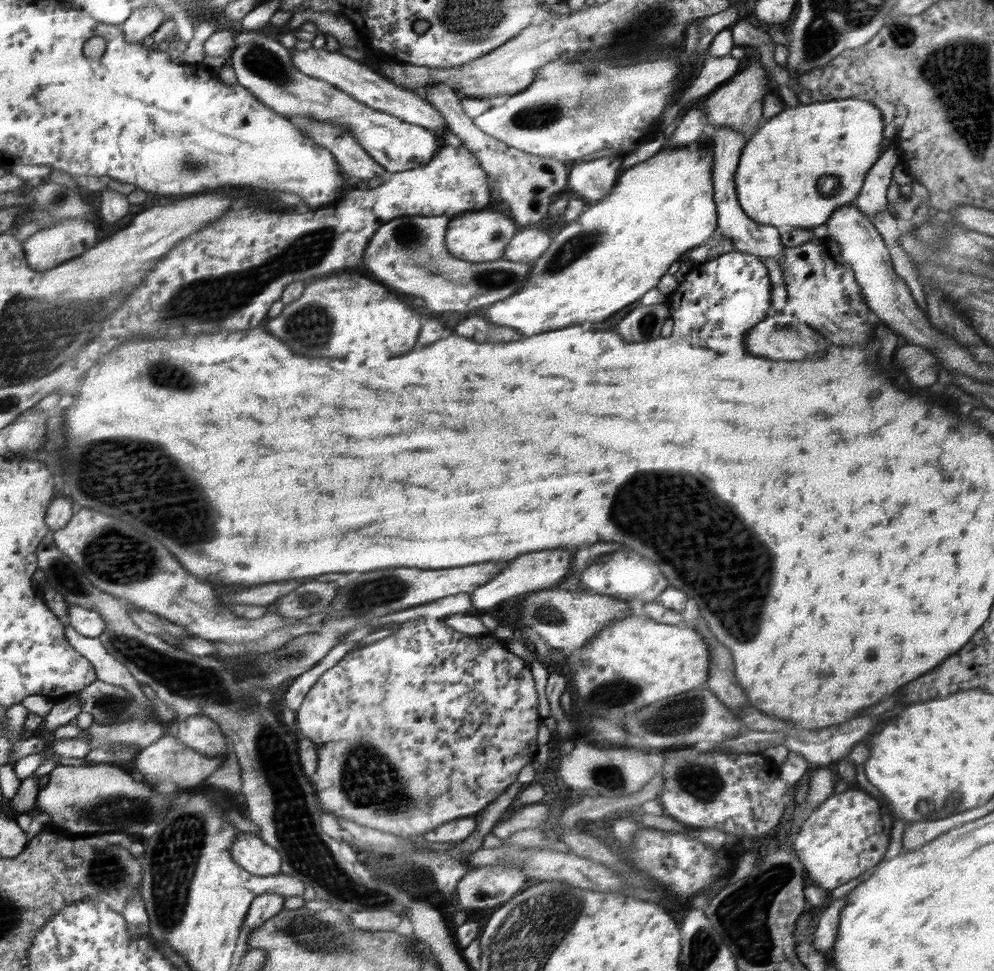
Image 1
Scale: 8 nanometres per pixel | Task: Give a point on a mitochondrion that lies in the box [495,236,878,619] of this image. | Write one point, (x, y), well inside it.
(649, 323)

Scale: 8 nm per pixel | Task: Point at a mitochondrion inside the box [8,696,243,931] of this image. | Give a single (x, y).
(116, 810)

